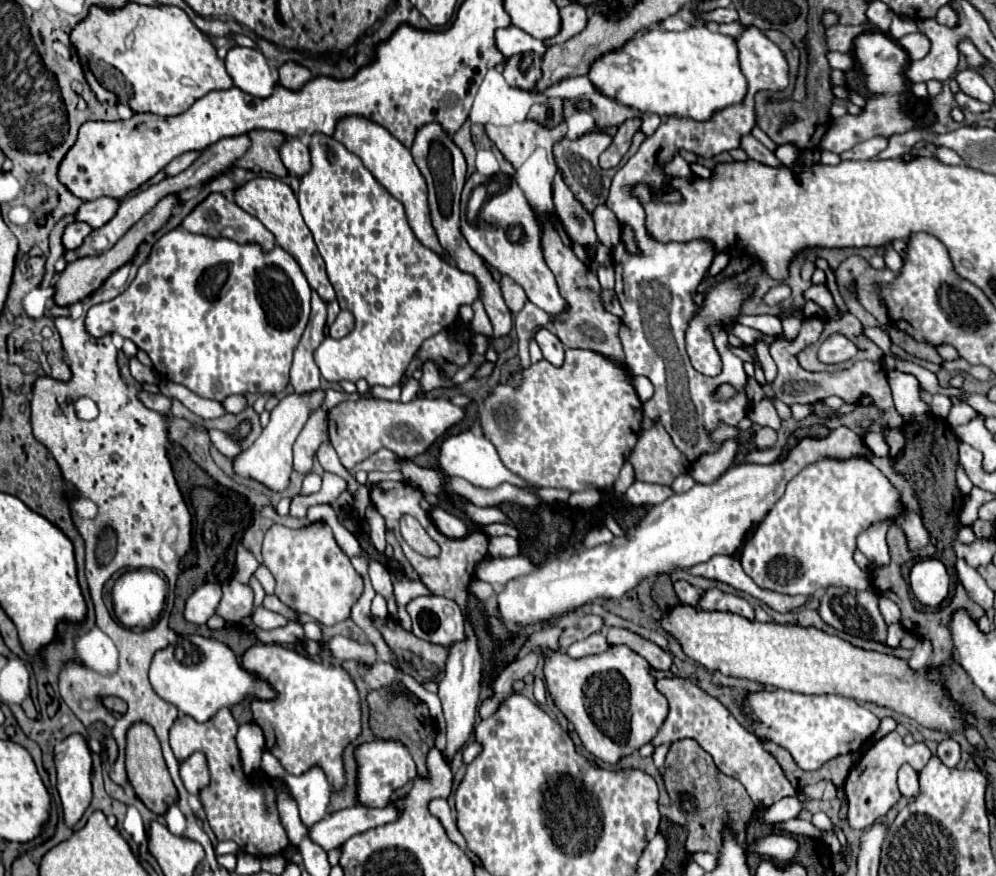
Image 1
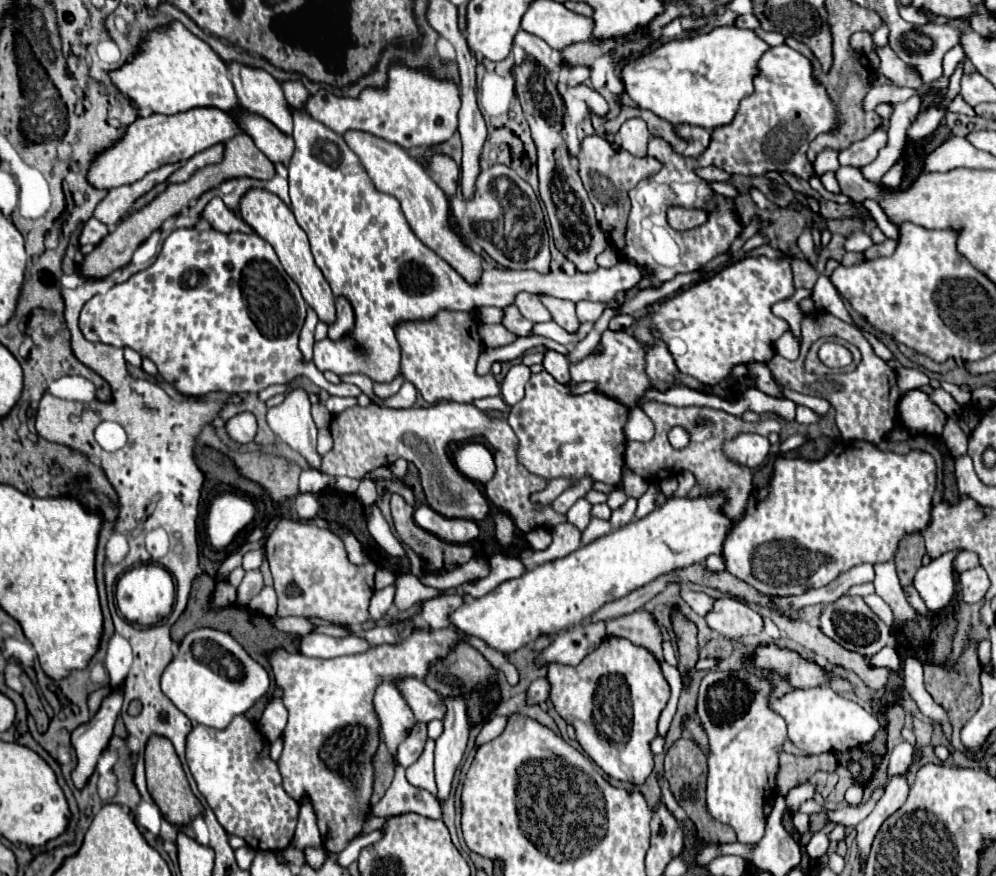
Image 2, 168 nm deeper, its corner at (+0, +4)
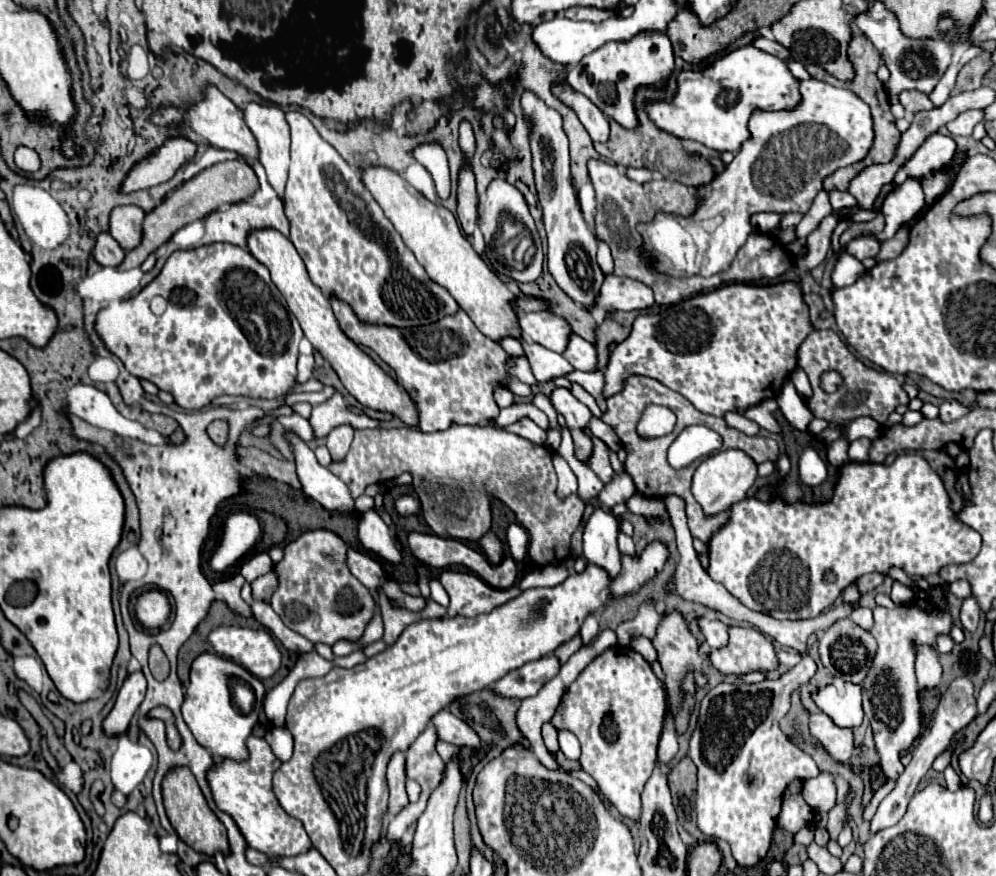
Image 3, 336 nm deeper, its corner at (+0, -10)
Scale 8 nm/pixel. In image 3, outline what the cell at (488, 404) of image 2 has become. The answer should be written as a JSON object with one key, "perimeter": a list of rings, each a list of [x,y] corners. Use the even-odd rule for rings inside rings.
{"perimeter":[[[522,418],[516,424],[508,426],[506,430],[508,432],[514,432],[514,434],[518,434],[522,438],[528,438],[528,440],[532,440],[536,444],[544,444],[546,442],[546,432],[542,432],[542,436],[540,436],[540,428],[530,418]]]}

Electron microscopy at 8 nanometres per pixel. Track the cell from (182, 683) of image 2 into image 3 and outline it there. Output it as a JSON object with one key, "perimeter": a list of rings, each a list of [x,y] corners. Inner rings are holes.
{"perimeter":[[[204,652],[192,664],[190,684],[186,686],[186,698],[184,698],[184,706],[182,706],[182,716],[188,724],[188,728],[192,730],[194,738],[198,740],[198,744],[204,746],[214,758],[230,758],[236,762],[244,762],[244,760],[248,760],[246,740],[250,738],[252,728],[262,710],[264,694],[266,694],[266,690],[264,690],[262,682],[256,676],[248,674],[248,670],[244,670],[242,666],[238,666],[232,660]],[[234,682],[242,682],[252,688],[256,702],[254,702],[250,714],[242,714],[240,708],[236,706],[236,702],[232,698]]]}

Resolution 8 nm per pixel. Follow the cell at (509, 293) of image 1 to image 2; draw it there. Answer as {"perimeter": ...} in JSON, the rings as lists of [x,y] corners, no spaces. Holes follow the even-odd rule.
{"perimeter":[[[520,292],[514,298],[514,306],[520,310],[520,314],[532,322],[548,322],[552,320],[550,312],[544,308],[544,304],[538,300],[536,294]]]}

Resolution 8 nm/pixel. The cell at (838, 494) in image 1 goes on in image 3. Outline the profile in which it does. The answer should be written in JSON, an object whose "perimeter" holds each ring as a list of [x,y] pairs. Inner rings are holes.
{"perimeter":[[[900,454],[894,464],[890,466],[884,466],[884,464],[856,464],[856,462],[850,462],[846,466],[842,466],[840,470],[840,480],[834,488],[834,496],[828,504],[786,504],[784,500],[780,498],[774,498],[772,502],[760,502],[756,498],[744,498],[736,504],[730,506],[730,516],[728,516],[728,522],[716,532],[712,534],[712,538],[708,540],[708,556],[710,556],[710,564],[708,564],[708,574],[714,582],[720,582],[734,598],[738,598],[746,608],[754,610],[754,612],[762,612],[762,614],[768,614],[772,618],[778,618],[778,620],[802,620],[802,618],[808,618],[808,616],[818,616],[824,608],[830,608],[834,604],[834,600],[840,596],[840,592],[850,584],[854,582],[858,576],[862,574],[868,574],[868,572],[884,572],[888,574],[888,568],[890,566],[898,566],[898,568],[904,568],[906,574],[910,576],[930,576],[930,574],[938,574],[940,568],[944,566],[950,566],[950,564],[966,564],[970,560],[974,560],[974,556],[980,552],[980,534],[970,528],[968,524],[960,522],[958,516],[952,512],[950,508],[950,498],[948,498],[948,492],[944,488],[944,482],[940,480],[940,476],[930,468],[930,464],[918,456],[918,454]]]}

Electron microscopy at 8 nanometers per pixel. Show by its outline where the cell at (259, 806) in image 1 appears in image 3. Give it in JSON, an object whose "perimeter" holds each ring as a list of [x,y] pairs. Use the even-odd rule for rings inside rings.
{"perimeter":[[[252,736],[248,740],[248,750],[250,750],[248,762],[224,760],[222,764],[216,764],[208,772],[208,782],[216,806],[234,818],[250,848],[256,848],[270,856],[296,856],[308,852],[312,848],[312,842],[302,822],[286,814],[276,794],[272,792],[272,776],[282,766],[282,762],[276,758],[276,754],[272,752],[272,748],[264,738]]]}

